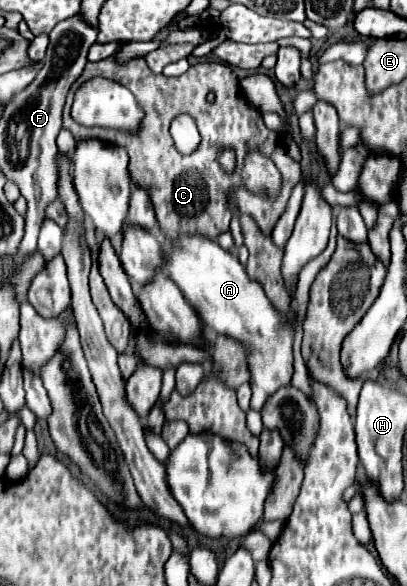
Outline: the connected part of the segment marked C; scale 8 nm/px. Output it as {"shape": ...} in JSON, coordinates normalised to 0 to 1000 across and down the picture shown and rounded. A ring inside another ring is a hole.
{"shape":[[[265,97],[236,108],[211,108],[211,118],[182,138],[172,148],[172,159],[162,166],[162,186],[157,186],[157,220],[167,220],[187,241],[197,237],[256,237],[280,247],[300,247],[314,265],[319,265],[319,302],[324,312],[349,319],[383,360],[383,374],[393,381],[393,394],[413,411],[437,411],[442,404],[467,404],[467,401],[491,401],[516,411],[536,411],[545,398],[565,391],[565,374],[570,363],[555,346],[555,329],[570,326],[575,343],[590,350],[595,363],[609,363],[634,391],[649,401],[663,401],[678,377],[703,357],[708,336],[717,319],[737,309],[737,278],[722,275],[698,247],[688,247],[688,230],[668,220],[658,220],[644,206],[644,196],[634,186],[619,186],[609,172],[600,169],[585,131],[580,125],[536,104],[501,104],[486,111],[472,111],[452,128],[442,131],[408,131],[408,128],[378,128],[354,97],[339,104],[319,104],[319,111],[295,111]],[[221,131],[260,131],[275,135],[334,166],[344,186],[354,189],[354,200],[344,206],[344,224],[339,227],[314,227],[300,220],[260,220],[260,217],[206,217],[192,213],[172,200],[172,183],[177,183],[177,166],[187,148],[221,135]],[[526,155],[531,169],[516,176],[506,172],[506,162]],[[462,193],[482,203],[486,220],[496,227],[496,244],[472,265],[447,265],[432,258],[423,234],[418,234],[418,206],[442,196]],[[545,254],[570,254],[580,261],[580,288],[570,299],[545,295],[545,285],[536,282],[531,268]],[[634,254],[649,265],[658,265],[673,282],[683,285],[693,299],[693,316],[678,336],[663,333],[624,333],[609,323],[595,319],[585,285],[595,285],[595,271],[609,258]]]}

